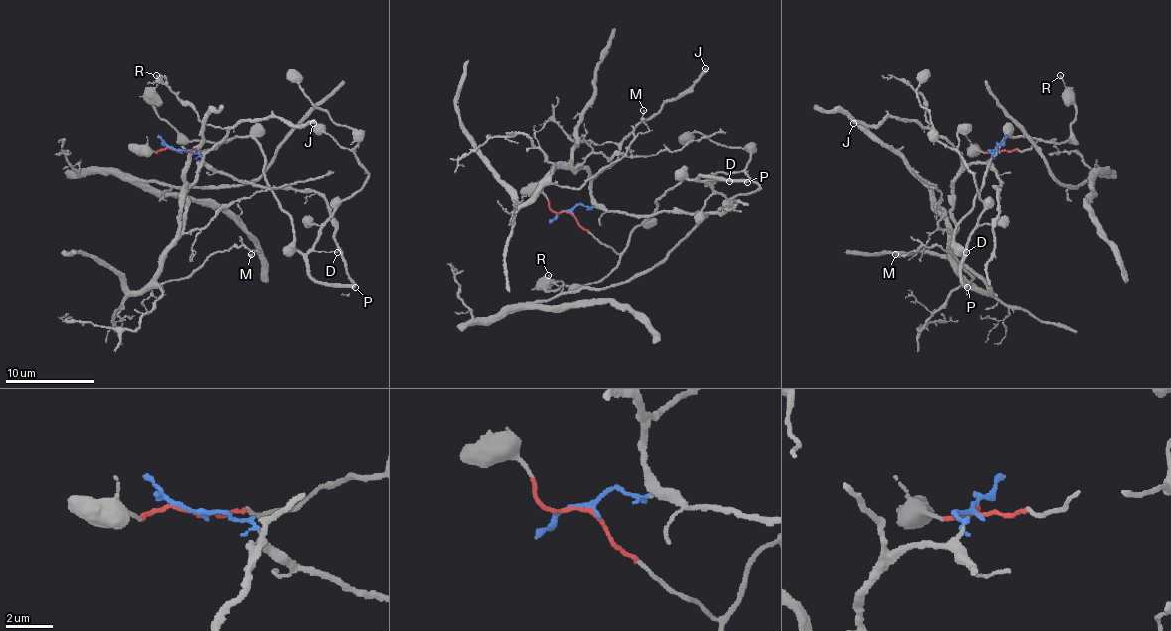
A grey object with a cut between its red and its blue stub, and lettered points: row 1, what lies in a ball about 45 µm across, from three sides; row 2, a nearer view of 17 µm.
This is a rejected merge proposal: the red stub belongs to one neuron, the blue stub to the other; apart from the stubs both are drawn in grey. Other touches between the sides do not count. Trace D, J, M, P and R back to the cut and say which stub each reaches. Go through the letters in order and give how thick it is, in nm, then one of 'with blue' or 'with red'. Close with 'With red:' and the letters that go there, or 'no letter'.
D: 100 nm | with red
J: 320 nm | with blue
M: 80 nm | with blue
P: 320 nm | with red
R: 110 nm | with red
With red: D, P, R

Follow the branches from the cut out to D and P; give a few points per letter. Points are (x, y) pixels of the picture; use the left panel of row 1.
D: (177, 149), (206, 151), (246, 136), (257, 142), (266, 185), (290, 218), (293, 245), (304, 254), (337, 252)
P: (177, 149), (206, 151), (246, 136), (257, 142), (266, 185), (293, 227), (293, 243), (313, 278), (355, 287)

